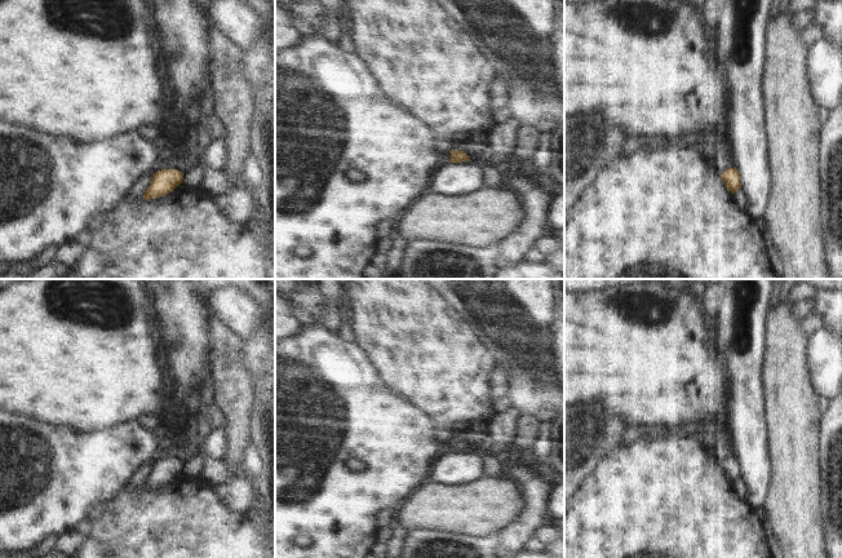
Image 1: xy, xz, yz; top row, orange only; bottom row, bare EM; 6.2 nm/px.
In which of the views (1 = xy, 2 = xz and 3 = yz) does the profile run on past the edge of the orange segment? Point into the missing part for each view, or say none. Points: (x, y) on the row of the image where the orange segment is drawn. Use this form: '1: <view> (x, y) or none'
1: none
2: none
3: none

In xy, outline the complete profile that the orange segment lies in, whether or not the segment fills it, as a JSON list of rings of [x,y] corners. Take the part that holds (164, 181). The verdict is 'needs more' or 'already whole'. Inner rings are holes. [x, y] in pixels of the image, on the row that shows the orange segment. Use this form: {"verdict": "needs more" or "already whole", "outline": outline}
{"verdict": "already whole", "outline": [[[161,169],[152,174],[152,180],[142,196],[146,200],[164,196],[183,182],[183,173],[177,169]]]}

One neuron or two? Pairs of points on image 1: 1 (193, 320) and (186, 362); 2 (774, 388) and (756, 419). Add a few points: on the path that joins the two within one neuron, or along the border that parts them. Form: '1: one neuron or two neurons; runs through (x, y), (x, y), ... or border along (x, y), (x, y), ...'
1: one neuron; runs through (186, 331), (186, 351)
2: two neurons; border along (762, 373), (765, 423), (769, 433)

